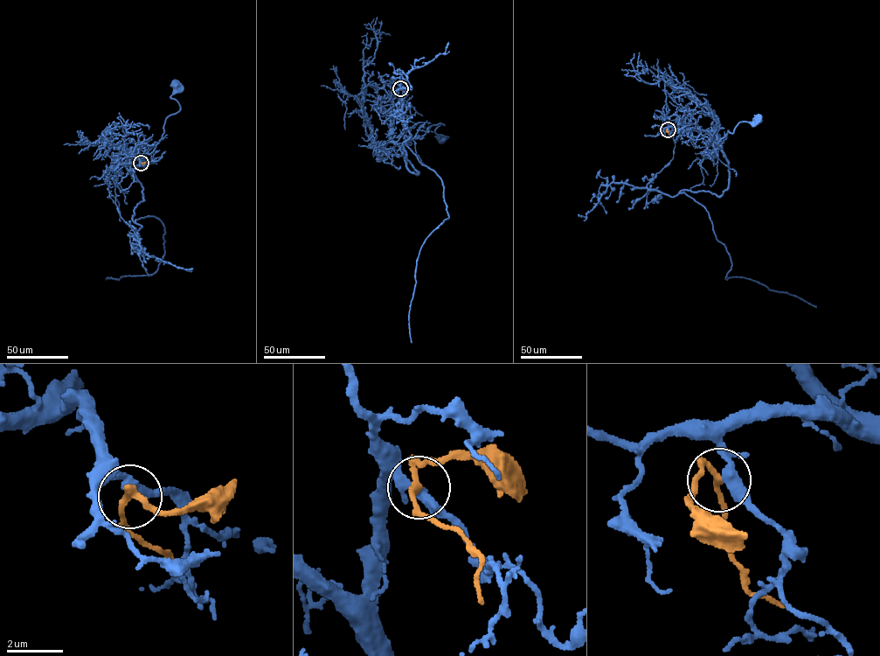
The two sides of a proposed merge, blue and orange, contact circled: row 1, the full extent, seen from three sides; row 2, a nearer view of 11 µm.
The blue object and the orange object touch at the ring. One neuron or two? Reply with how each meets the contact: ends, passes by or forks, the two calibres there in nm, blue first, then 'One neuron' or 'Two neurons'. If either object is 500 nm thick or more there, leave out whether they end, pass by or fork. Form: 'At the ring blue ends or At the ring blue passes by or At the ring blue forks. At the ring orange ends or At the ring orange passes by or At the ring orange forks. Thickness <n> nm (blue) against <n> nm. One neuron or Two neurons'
At the ring blue forks. At the ring orange passes by. Thickness 280 nm (blue) against 190 nm. Two neurons

